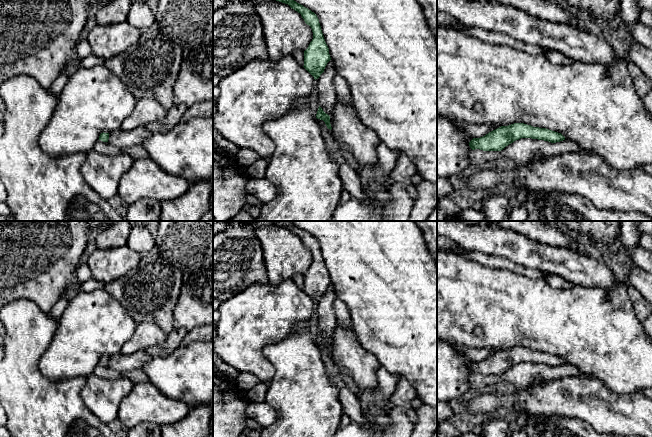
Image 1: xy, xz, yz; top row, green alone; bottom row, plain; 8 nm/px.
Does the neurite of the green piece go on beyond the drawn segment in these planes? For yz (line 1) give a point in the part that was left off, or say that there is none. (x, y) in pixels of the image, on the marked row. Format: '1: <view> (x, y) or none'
1: none

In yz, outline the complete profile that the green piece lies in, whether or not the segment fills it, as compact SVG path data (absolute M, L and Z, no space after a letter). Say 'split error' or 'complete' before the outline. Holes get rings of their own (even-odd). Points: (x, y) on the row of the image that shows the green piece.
complete; M514 123L508 126L501 126L483 137L473 138L469 142L472 150L501 151L509 144L521 138L532 138L556 143L565 140L565 137L558 132L533 127L524 123Z

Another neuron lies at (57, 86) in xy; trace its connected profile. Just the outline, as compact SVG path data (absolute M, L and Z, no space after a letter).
M66 70L63 71L56 79L55 81L52 83L52 85L50 86L49 90L51 91L51 93L55 96L59 96L61 91L63 90L63 88L65 87L67 80L68 80L68 75L66 73Z

